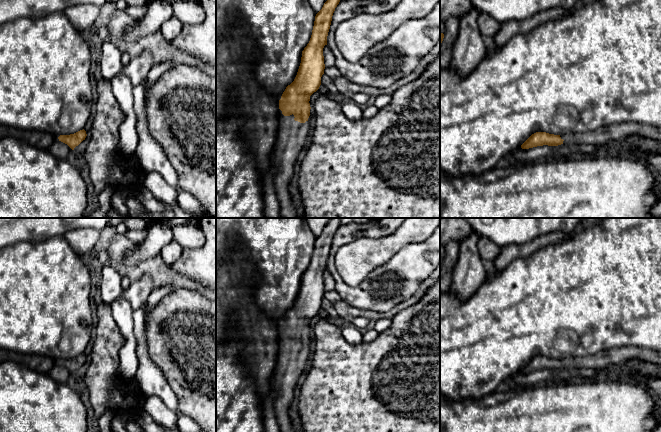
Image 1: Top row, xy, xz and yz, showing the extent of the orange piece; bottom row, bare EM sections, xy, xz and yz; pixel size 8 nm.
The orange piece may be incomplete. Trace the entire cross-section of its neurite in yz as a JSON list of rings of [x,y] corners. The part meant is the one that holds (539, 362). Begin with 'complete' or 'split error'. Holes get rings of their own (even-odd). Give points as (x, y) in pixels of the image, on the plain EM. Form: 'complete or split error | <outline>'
split error | [[[620,347],[601,350],[594,355],[584,357],[566,357],[554,359],[546,356],[532,358],[522,369],[522,373],[537,370],[565,369],[607,369],[614,364],[621,364],[629,359],[640,359],[646,362],[661,365],[661,350],[652,350],[639,347]]]

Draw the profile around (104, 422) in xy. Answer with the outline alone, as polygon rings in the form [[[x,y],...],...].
[[[107,410],[98,420],[98,432],[110,432],[111,431],[111,422],[114,418],[114,413],[111,410]]]

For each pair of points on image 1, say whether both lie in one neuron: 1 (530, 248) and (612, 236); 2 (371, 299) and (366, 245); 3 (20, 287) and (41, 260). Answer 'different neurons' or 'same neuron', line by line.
1: different neurons
2: different neurons
3: same neuron

